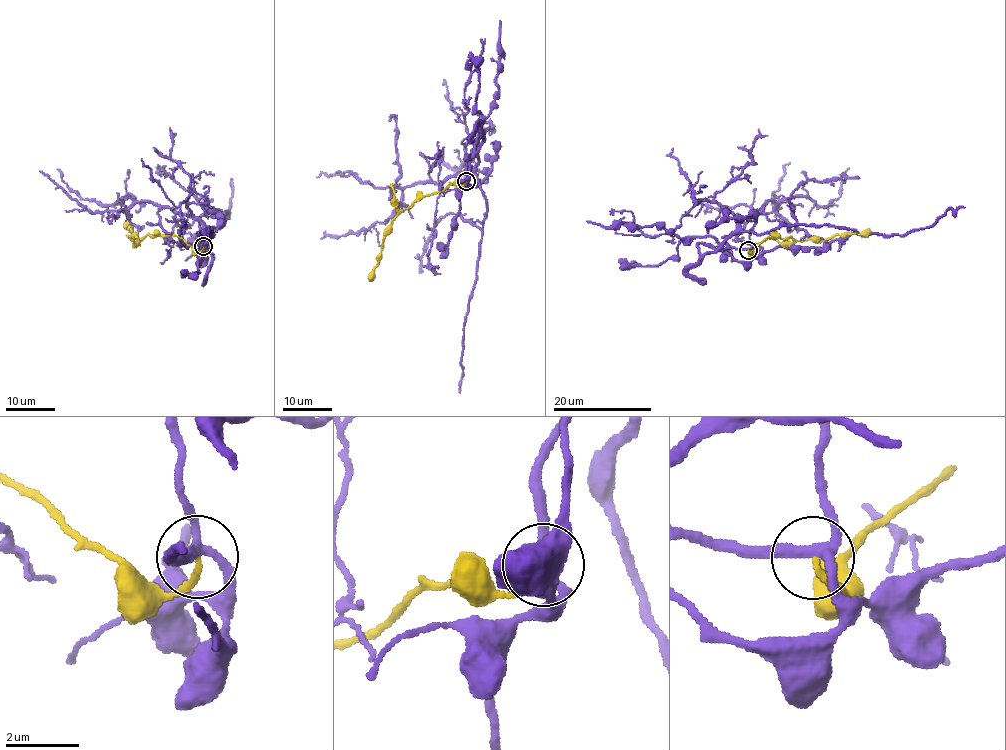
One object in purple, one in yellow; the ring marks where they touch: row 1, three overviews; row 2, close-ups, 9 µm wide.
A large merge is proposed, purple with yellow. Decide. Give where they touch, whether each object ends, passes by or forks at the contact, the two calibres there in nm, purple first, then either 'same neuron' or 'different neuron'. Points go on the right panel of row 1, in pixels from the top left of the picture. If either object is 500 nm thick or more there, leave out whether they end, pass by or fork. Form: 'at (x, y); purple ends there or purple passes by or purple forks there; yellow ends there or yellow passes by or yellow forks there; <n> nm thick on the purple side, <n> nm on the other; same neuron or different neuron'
at (748, 250); purple forks there; yellow ends there; 260 nm thick on the purple side, 150 nm on the other; different neuron

